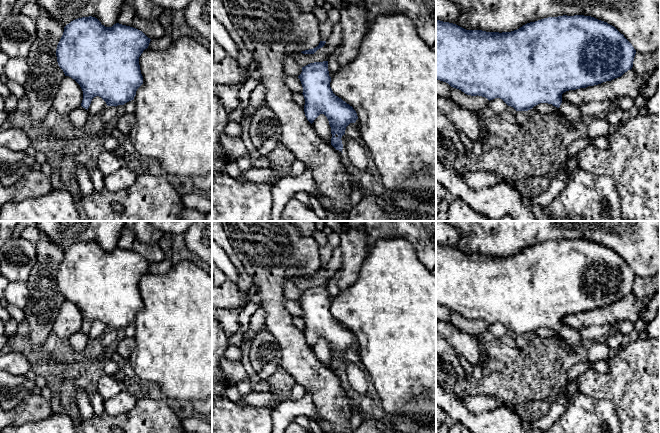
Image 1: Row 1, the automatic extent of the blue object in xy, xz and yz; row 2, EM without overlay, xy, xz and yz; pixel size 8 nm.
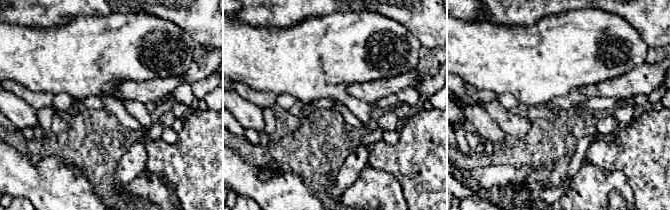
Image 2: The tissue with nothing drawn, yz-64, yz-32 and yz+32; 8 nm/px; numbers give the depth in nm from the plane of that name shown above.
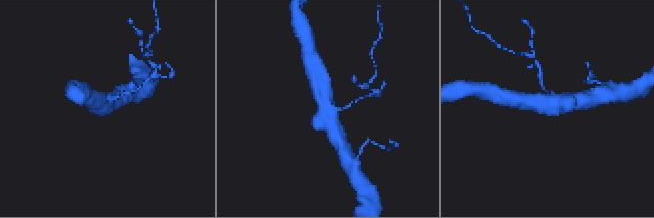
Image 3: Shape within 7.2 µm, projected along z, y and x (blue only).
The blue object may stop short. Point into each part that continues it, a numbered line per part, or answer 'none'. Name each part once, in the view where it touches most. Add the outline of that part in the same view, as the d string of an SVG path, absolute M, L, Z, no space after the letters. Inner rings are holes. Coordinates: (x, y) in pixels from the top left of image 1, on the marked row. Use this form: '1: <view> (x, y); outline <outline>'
1: yz (572, 114); outline M565 102L561 103L559 113L572 125L579 123L582 117L582 113L577 107Z

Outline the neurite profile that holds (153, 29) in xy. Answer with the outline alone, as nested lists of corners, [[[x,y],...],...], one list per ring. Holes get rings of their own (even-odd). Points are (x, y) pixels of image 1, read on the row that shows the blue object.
[[[124,2],[117,23],[142,31],[148,38],[157,39],[164,35],[165,29],[158,21],[140,18],[136,12]]]

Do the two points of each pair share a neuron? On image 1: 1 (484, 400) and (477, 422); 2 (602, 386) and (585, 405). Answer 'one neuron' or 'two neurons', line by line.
1: two neurons
2: two neurons

